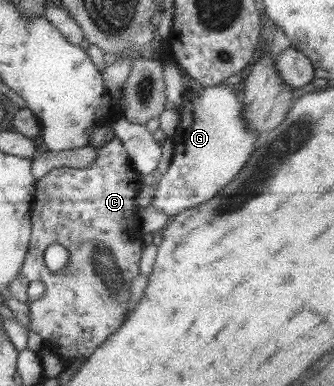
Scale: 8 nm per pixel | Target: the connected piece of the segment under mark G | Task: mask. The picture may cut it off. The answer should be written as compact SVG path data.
M224 84L202 86L200 92L183 89L180 124L171 137L174 149L167 172L157 176L151 206L170 218L203 204L234 179L252 155L261 137L242 118L241 96Z

